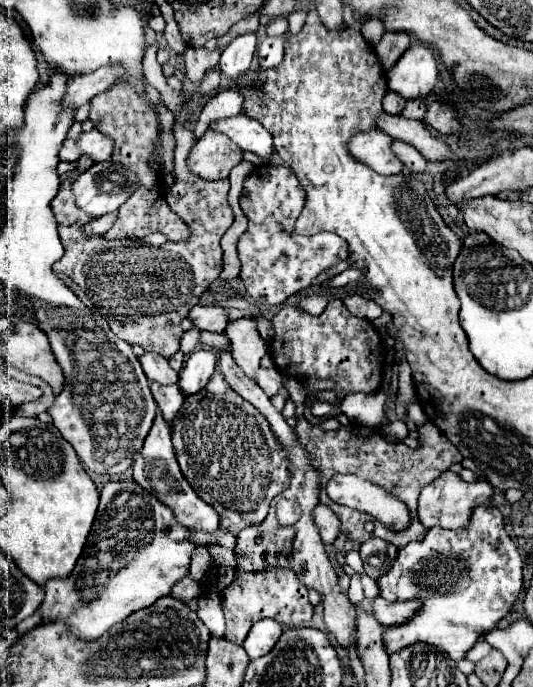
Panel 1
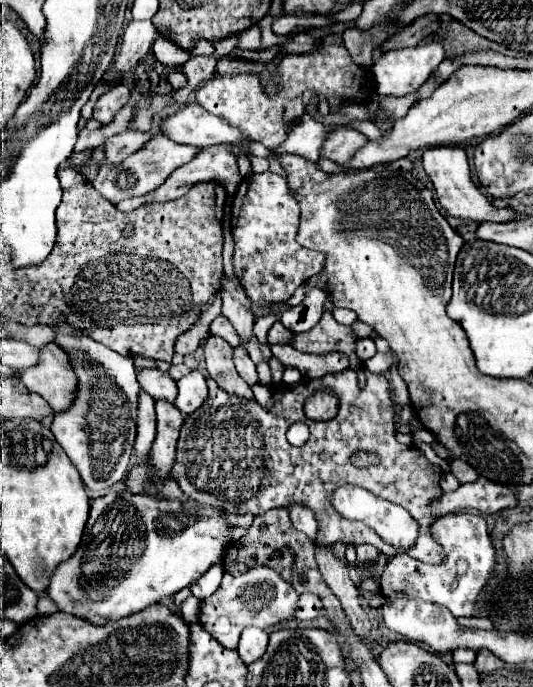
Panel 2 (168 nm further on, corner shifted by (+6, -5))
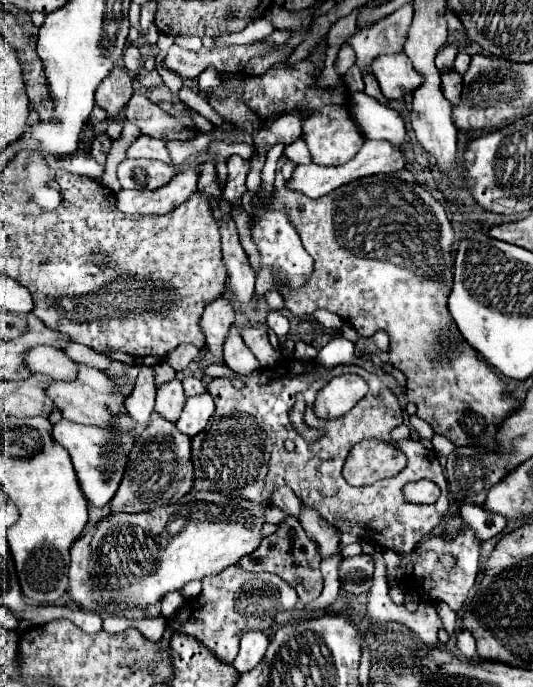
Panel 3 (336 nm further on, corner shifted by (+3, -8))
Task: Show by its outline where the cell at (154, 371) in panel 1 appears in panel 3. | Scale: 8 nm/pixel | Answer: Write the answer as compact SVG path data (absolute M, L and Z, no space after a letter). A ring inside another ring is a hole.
M172 380L158 388L154 412L158 412L162 418L168 418L170 422L176 422L184 410L184 402L186 402L186 396L184 396L182 384L178 380Z

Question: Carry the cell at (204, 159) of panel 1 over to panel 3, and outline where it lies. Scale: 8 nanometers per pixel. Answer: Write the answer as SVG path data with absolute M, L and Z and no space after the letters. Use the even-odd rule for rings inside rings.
M194 170L180 172L168 186L160 190L120 190L118 192L118 208L128 214L128 210L138 210L138 214L166 214L180 206L184 200L196 192L198 174Z

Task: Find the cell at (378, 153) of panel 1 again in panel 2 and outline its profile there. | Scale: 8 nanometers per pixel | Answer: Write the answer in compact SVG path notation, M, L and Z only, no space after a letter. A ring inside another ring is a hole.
M337 127L335 131L329 133L323 149L321 149L321 157L331 159L339 165L349 163L349 159L353 159L353 155L359 151L359 147L363 147L369 139L365 139L365 135L361 135L357 129L351 127Z

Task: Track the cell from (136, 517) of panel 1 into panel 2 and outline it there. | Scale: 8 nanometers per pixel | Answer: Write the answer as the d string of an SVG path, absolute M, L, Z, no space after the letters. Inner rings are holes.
M109 491L91 501L91 513L83 531L81 545L75 555L63 561L51 575L47 597L59 611L81 617L93 625L107 625L133 615L163 597L171 597L183 587L197 581L211 565L223 561L229 547L229 527L225 513L213 507L201 507L195 501L185 505L179 501L153 499L149 495L133 495L131 491Z

